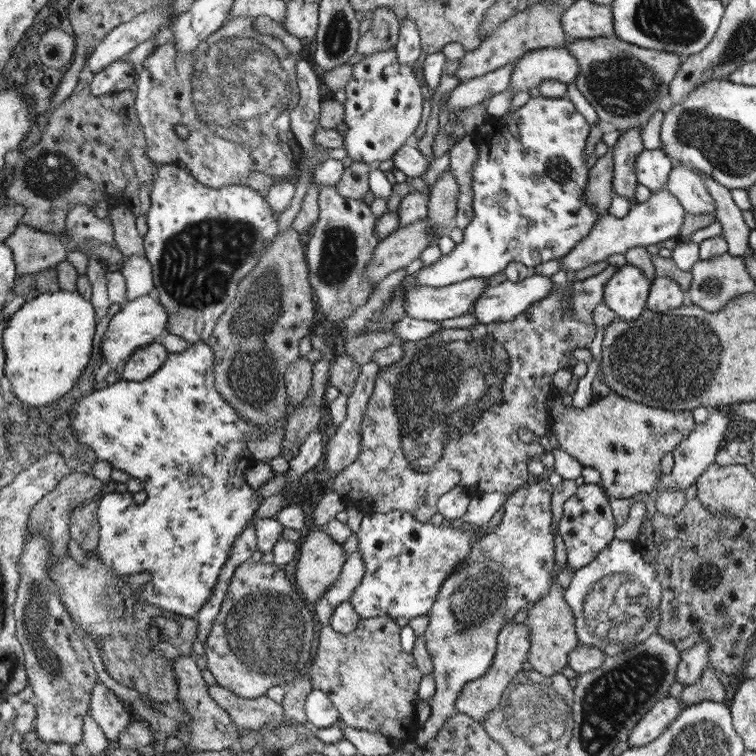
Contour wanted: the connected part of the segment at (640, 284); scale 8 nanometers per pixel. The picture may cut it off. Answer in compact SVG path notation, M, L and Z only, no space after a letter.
M617 266L603 286L603 302L611 308L611 312L615 312L617 320L631 322L647 306L651 284L653 280L645 278L637 266Z

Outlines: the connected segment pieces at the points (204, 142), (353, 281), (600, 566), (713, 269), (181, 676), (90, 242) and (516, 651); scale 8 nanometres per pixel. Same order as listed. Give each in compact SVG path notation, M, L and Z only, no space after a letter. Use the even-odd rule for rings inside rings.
M229 18L227 24L223 28L219 28L215 34L209 34L209 38L205 38L193 52L179 52L173 40L163 40L161 44L157 44L157 48L149 54L149 58L143 60L143 64L139 66L139 80L137 80L137 88L133 90L137 94L135 100L135 110L137 110L137 118L147 142L147 158L151 162L155 162L157 166L161 164L179 164L183 162L187 166L187 170L205 186L209 186L211 190L219 190L225 186L245 186L247 178L251 172L259 172L259 174L267 174L269 178L279 178L283 180L297 180L299 174L299 160L303 158L303 150L297 144L293 132L291 132L291 120L289 120L289 112L297 106L299 102L299 86L297 86L297 66L305 64L307 54L305 52L293 52L289 54L285 50L285 46L281 44L281 40L277 36L271 34L259 34L259 30L255 30L255 20L257 18ZM175 126L185 126L189 130L187 136L179 136L175 132Z
M319 184L317 220L307 242L309 282L321 314L319 324L345 322L359 306L367 306L367 300L375 294L377 284L375 280L367 280L367 264L381 242L375 234L377 222L379 218L371 212L371 202L363 202L363 198L343 198L331 184Z
M613 538L613 542L609 542L609 544L595 556L593 562L589 562L587 566L575 570L571 582L569 582L567 590L565 590L565 600L567 600L567 604L571 606L571 610L575 612L575 618L577 618L577 620L575 620L575 636L577 636L577 640L579 640L579 644L581 644L581 646L583 646L583 644L587 644L587 646L597 646L597 648L601 648L607 656L619 654L621 648L625 648L625 646L629 646L629 644L643 642L643 640L647 640L651 634L657 634L659 614L655 616L655 612L657 612L659 602L661 602L661 584L659 584L659 580L657 580L655 568L643 560L641 552L637 550L637 546L635 546L633 542L621 542L621 540L615 540L615 538ZM607 576L625 576L627 580L637 580L637 582L641 582L641 586L645 588L645 594L647 594L647 598L649 598L649 608L651 608L651 610L649 610L649 618L643 622L643 626L641 626L641 630L639 630L637 634L633 634L633 636L627 638L627 642L625 642L625 640L615 642L615 640L605 640L605 638L597 636L595 632L589 630L587 620L585 620L585 614L583 614L583 604L585 604L587 594L591 592L591 588L593 588L595 584L599 584L599 582L601 582L603 578L607 578Z
M721 254L721 256L713 256L709 260L695 262L691 268L691 280L693 282L689 286L689 300L693 302L693 306L707 310L707 314L719 312L729 300L733 300L741 294L749 294L755 288L755 280L749 276L745 260L739 256L731 256L731 254Z
M179 658L175 662L175 676L177 676L177 688L179 688L179 696L177 702L179 706L189 712L193 716L191 722L191 738L187 742L191 752L223 752L229 748L239 748L239 740L241 740L241 730L231 722L229 712L225 712L223 708L219 708L211 698L209 698L209 688L201 678L201 670L197 670L195 662L191 658Z
M19 224L17 228L15 228L15 232L5 240L5 244L11 248L11 252L13 252L13 262L15 262L15 274L17 274L17 278L19 276L23 276L23 274L37 274L37 272L41 272L41 270L47 270L49 266L57 266L57 264L61 264L63 260L67 260L69 258L69 254L73 254L73 252L79 252L79 254L85 254L87 258L91 258L91 260L95 260L95 262L99 262L99 266L103 268L103 272L107 272L107 274L113 274L113 272L121 272L121 268L123 268L123 262L125 262L125 258L127 256L123 256L121 252L119 252L119 248L113 244L101 244L99 240L93 240L93 238L83 238L79 244L75 244L73 242L73 238L71 238L71 234L69 232L65 232L65 230L61 230L61 232L57 232L57 234L45 234L45 232L37 232L37 230L31 230L31 228L27 228L27 226L23 226L23 224Z
M509 620L497 636L497 650L495 650L491 668L487 670L487 674L483 674L483 678L477 678L475 682L467 682L463 686L463 690L459 692L459 698L455 698L455 712L465 714L475 722L481 722L483 716L487 716L487 712L499 710L501 692L505 692L507 682L521 672L521 664L527 660L529 648L531 648L531 626L527 622L515 624Z

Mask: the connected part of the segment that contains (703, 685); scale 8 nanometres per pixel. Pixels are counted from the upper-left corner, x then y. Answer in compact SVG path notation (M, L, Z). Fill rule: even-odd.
M707 668L707 670L703 670L701 678L695 684L683 688L681 702L683 702L685 708L687 706L695 706L699 702L717 702L717 704L723 704L725 702L725 694L727 694L727 690L717 680L715 670Z

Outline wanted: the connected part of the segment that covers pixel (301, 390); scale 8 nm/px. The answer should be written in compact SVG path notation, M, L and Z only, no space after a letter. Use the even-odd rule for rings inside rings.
M297 356L285 370L285 378L283 378L285 390L295 408L303 404L303 400L307 398L307 392L311 388L313 368L315 368L315 362L309 362L307 356Z

